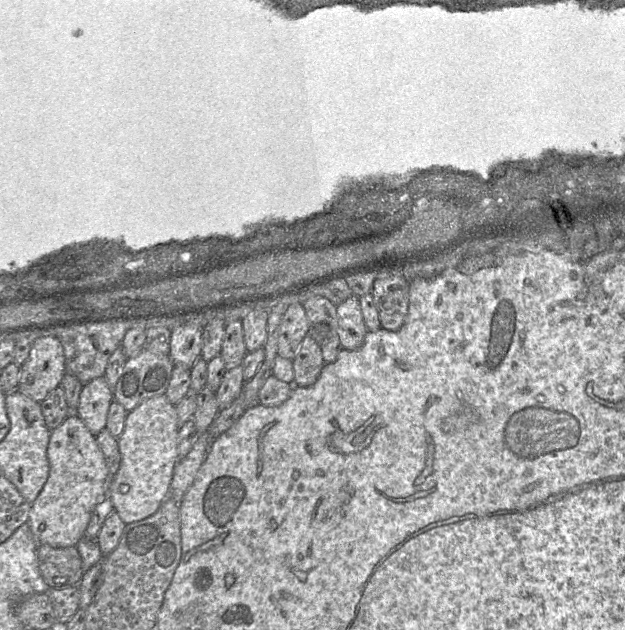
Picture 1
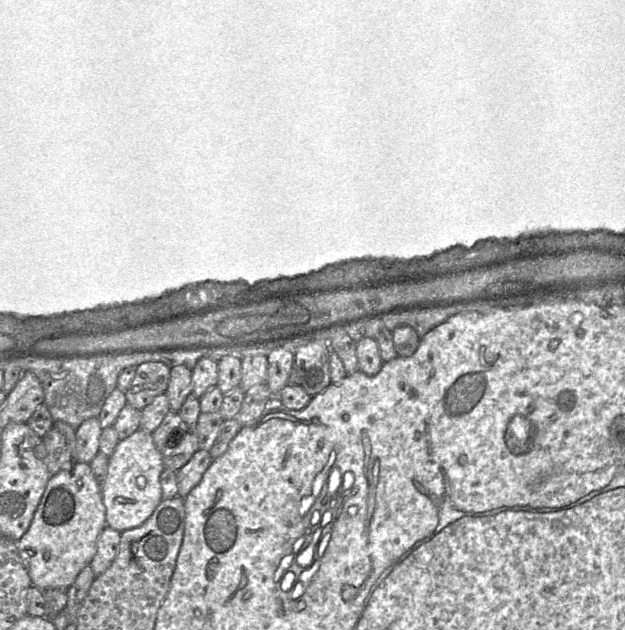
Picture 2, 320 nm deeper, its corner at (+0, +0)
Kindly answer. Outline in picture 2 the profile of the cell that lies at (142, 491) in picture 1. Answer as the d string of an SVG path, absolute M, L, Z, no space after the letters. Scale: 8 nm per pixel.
M139 428L120 440L108 458L108 471L101 483L107 526L123 532L141 526L163 500L160 476L165 466L163 454L156 448L152 433Z

